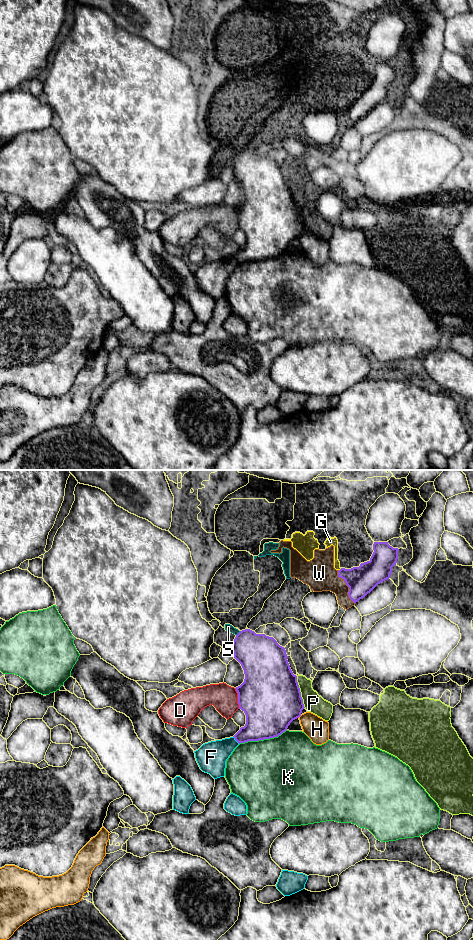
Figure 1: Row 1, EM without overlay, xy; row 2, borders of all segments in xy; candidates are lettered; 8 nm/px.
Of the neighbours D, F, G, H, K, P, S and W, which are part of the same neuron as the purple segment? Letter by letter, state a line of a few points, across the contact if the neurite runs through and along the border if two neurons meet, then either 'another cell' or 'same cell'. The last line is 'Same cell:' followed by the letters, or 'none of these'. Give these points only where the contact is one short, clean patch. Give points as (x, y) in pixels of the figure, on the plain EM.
D: another cell
F: line xy (233, 256), (239, 263); another cell
G: another cell
H: another cell
K: another cell
P: another cell
S: line xy (240, 151), (236, 155); another cell
W: another cell
Same cell: none of these

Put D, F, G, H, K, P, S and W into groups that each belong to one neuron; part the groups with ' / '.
D / F / G P S W / H / K

